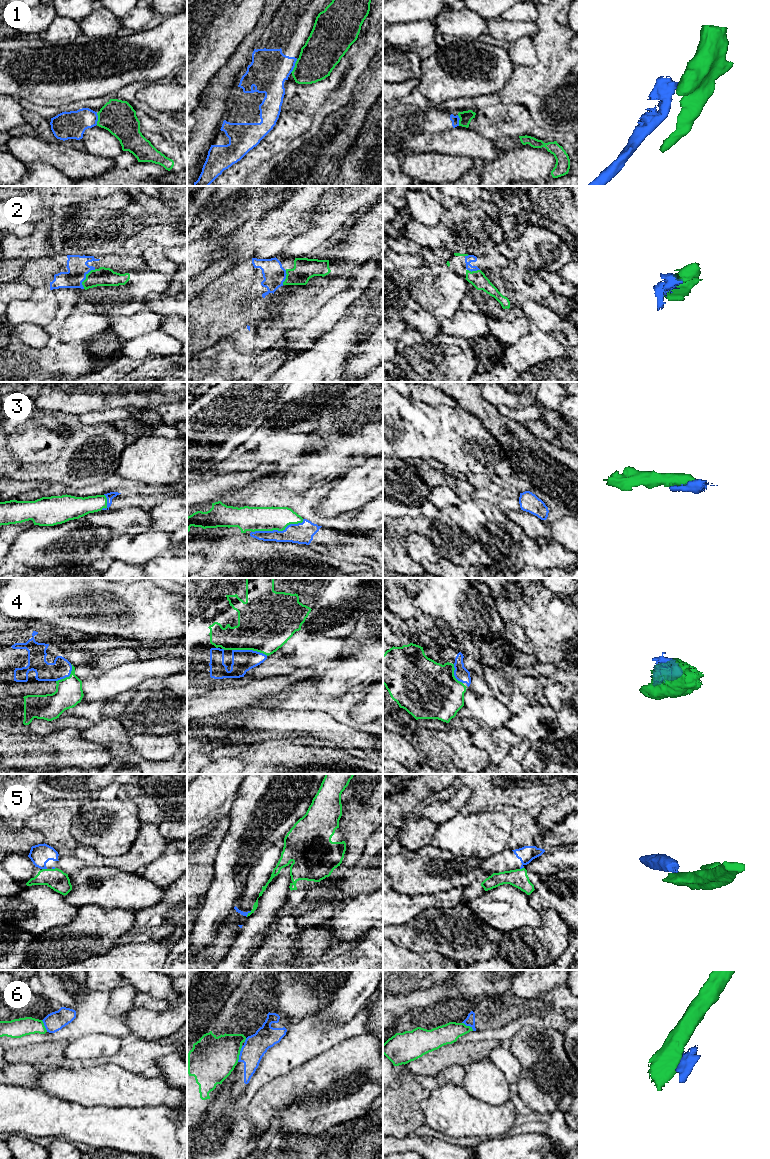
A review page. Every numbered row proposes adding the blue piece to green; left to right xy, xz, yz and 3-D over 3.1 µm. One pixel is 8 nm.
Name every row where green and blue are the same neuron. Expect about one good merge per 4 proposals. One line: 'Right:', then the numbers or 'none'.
Right: 2, 3, 4

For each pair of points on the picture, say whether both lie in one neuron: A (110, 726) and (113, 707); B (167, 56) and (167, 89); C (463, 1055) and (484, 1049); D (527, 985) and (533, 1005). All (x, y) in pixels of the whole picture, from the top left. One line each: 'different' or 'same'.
A: different
B: different
C: same
D: different

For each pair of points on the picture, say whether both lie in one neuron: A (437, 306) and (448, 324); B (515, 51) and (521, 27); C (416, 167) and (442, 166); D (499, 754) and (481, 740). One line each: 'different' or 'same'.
A: different
B: different
C: same
D: same

